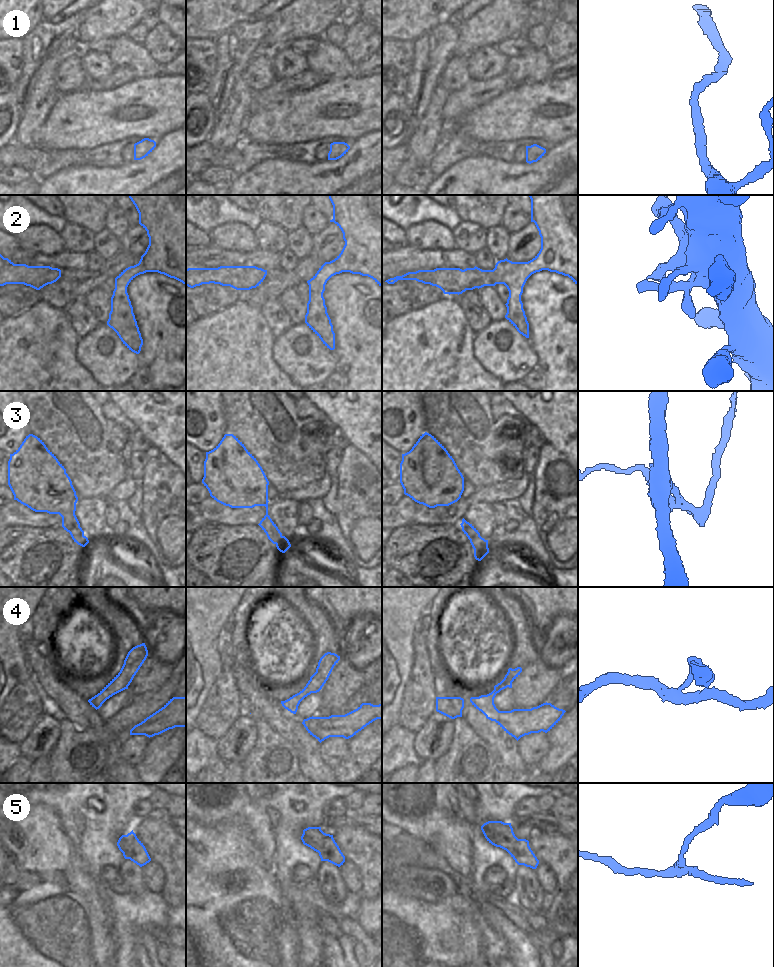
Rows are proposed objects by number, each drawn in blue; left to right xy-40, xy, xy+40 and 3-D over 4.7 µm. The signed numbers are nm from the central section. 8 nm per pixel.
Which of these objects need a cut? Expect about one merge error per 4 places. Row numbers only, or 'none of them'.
3, 5

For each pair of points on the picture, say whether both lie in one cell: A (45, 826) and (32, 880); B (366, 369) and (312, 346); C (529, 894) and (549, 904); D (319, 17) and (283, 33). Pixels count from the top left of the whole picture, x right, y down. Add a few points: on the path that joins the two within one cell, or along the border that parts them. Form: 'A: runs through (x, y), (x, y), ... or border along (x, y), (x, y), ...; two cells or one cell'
A: runs through (39, 839), (39, 867); one cell
B: border along (332, 350), (336, 359), (337, 369); two cells
C: border along (545, 893), (542, 899), (541, 910), (538, 913); two cells
D: runs through (310, 17), (299, 19), (292, 24); one cell

